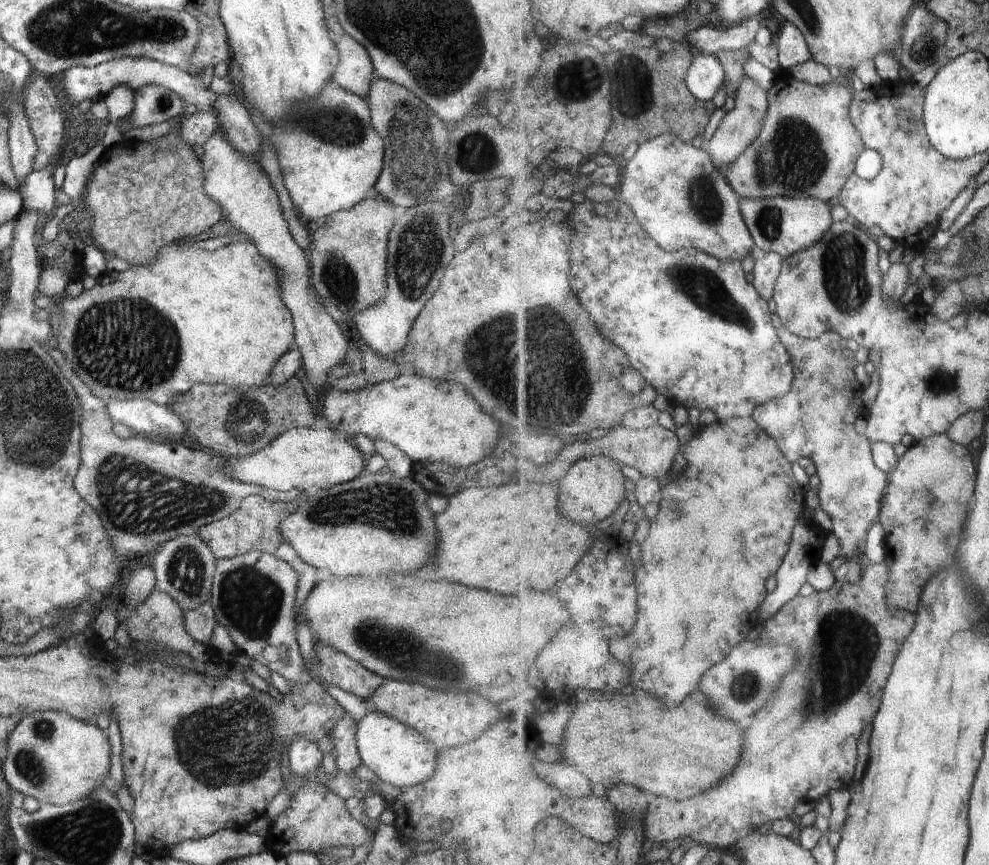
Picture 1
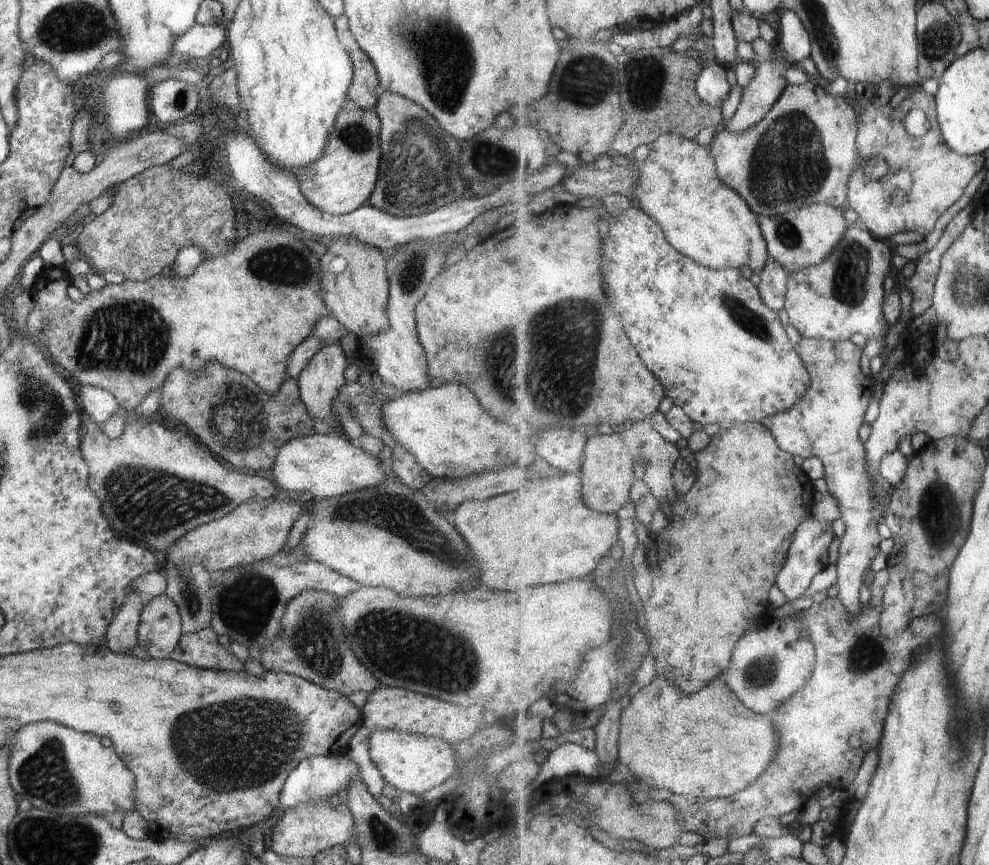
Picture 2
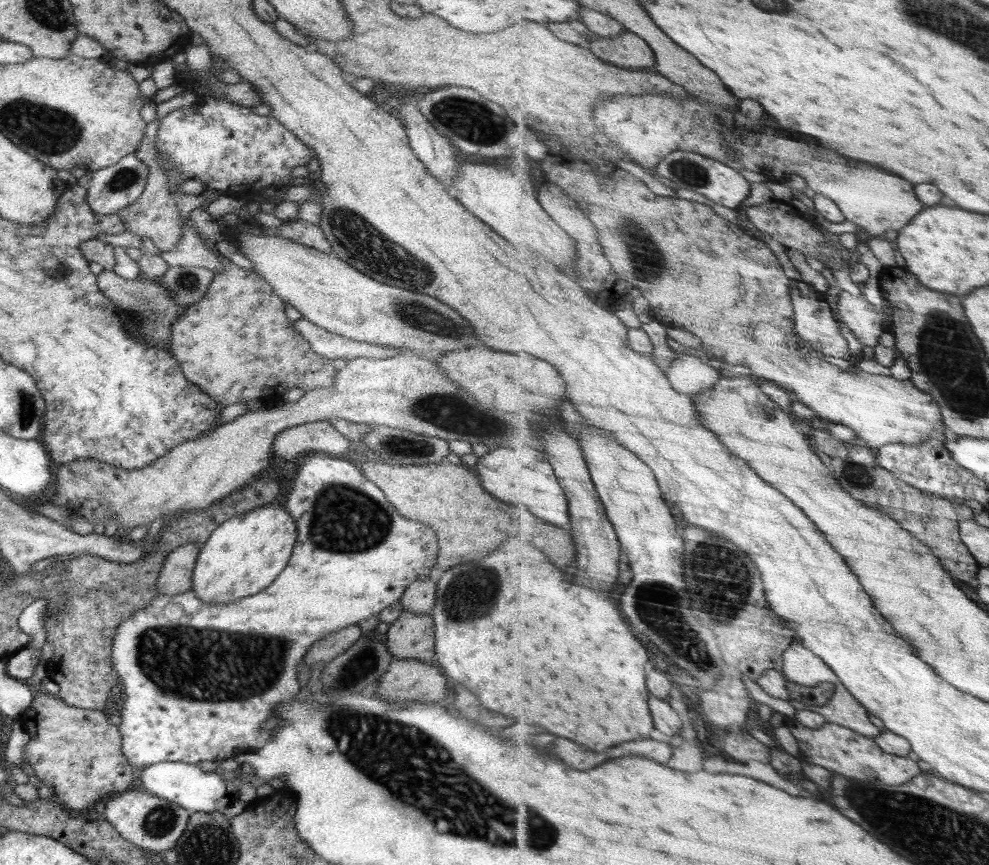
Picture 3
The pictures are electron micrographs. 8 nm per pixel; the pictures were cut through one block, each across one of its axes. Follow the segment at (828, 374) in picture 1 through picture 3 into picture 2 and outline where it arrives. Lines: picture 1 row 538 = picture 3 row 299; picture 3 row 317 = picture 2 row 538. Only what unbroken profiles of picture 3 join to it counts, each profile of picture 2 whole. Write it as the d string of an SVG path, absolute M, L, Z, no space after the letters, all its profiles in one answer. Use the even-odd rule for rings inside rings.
M803 337L796 348L810 370L813 387L798 408L778 412L776 416L763 420L763 425L774 434L780 448L805 460L816 456L825 462L829 492L838 500L841 518L847 527L842 537L838 564L838 596L854 616L860 616L864 610L860 600L864 574L871 568L876 555L882 553L880 544L884 538L880 536L878 528L889 509L889 502L884 500L882 494L891 491L890 482L884 475L876 474L870 468L869 452L860 438L860 428L866 422L866 408L860 406L860 400L864 400L868 390L868 375L862 372L860 366L864 350L851 340L837 342L808 337Z

